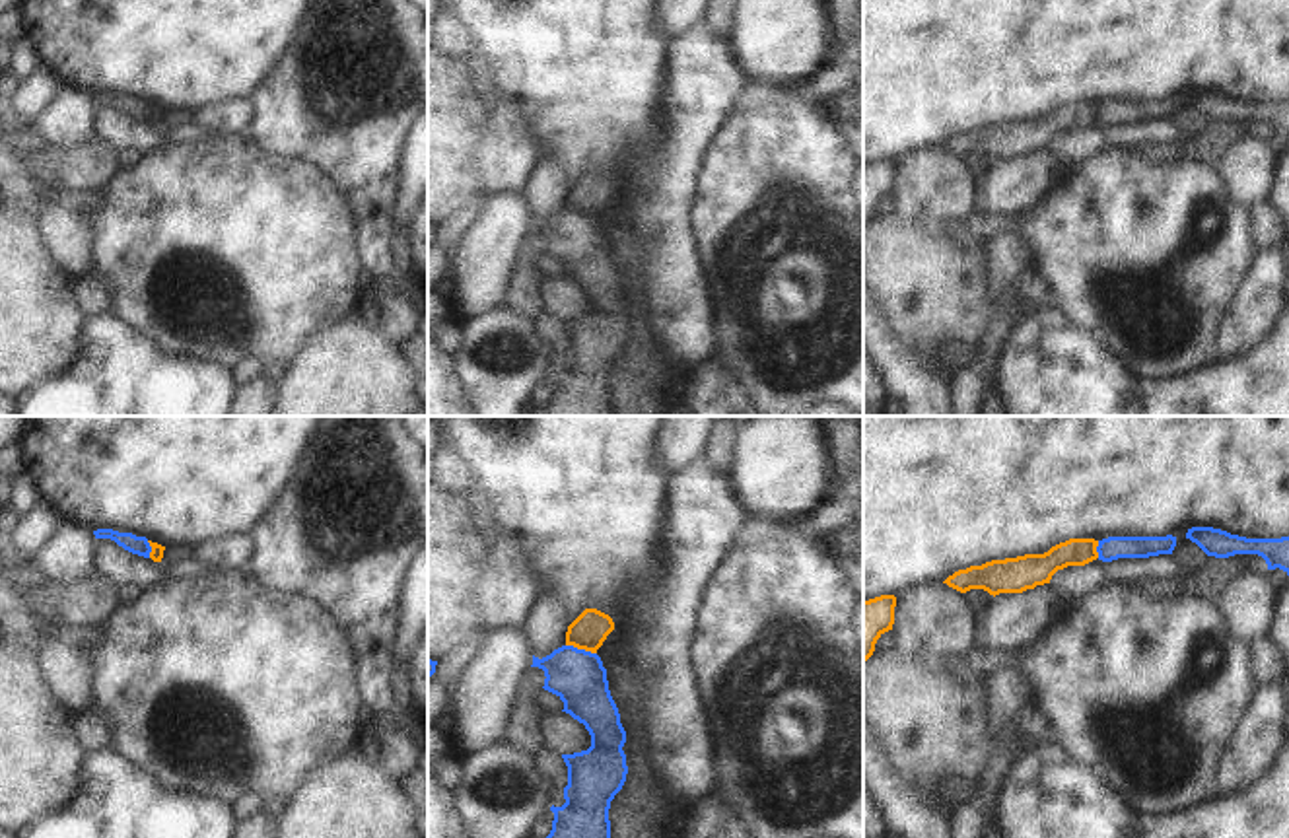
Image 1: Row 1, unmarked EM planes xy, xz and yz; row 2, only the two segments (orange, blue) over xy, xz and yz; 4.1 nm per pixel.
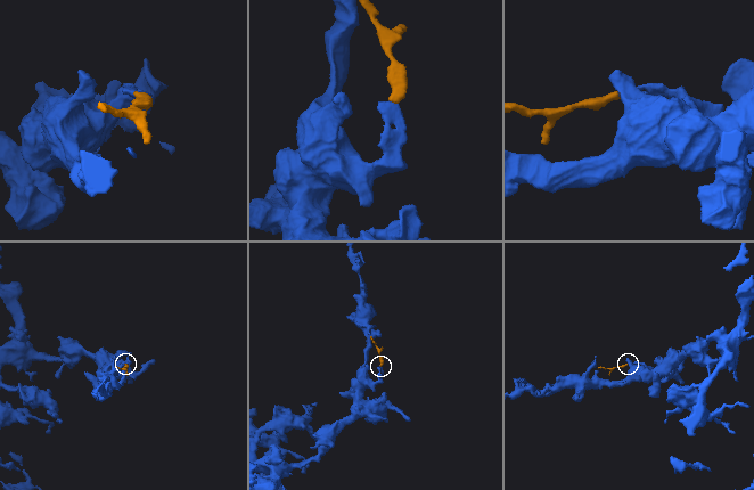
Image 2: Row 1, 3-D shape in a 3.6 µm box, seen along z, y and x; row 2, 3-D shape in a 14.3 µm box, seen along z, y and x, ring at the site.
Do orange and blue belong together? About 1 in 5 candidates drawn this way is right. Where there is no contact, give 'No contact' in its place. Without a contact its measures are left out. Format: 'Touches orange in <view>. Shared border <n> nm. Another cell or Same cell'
Touches orange in xz. Shared border 130 nm. Another cell.

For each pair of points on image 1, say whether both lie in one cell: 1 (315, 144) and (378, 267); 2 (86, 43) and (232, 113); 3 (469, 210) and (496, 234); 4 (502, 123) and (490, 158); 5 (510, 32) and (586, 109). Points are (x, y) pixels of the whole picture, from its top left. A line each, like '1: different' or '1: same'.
1: same
2: different
3: different
4: same
5: same

